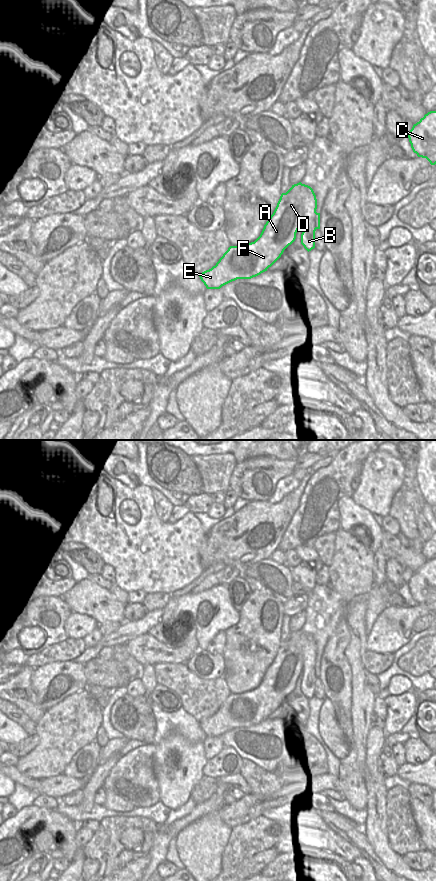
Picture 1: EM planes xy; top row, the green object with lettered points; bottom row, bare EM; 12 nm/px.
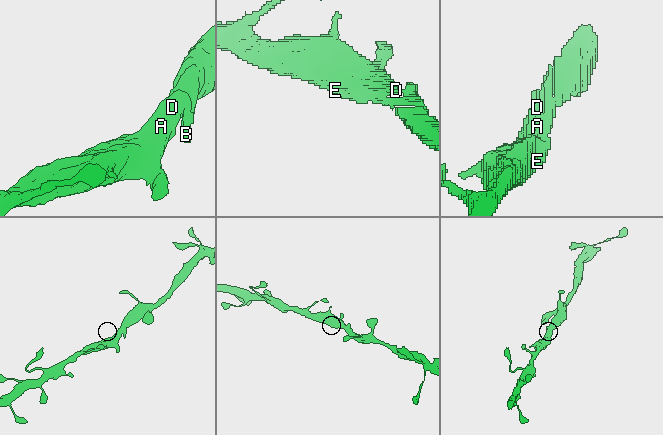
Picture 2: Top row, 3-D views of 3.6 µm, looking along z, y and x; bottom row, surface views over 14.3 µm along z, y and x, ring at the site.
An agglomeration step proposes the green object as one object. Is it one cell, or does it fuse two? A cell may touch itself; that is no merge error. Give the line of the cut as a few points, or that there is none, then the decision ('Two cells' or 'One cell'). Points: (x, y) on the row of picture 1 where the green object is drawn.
No split. One cell.

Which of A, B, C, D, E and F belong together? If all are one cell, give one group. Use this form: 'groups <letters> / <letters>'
groups A B C D E F

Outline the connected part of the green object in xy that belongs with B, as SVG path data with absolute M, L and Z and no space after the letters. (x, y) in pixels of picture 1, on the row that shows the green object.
M301 182L292 185L286 193L281 194L277 206L264 225L260 236L254 242L246 245L230 246L215 266L199 274L201 281L207 289L220 289L222 286L237 279L251 279L260 275L261 273L267 271L267 269L281 257L284 250L295 241L296 233L301 224L303 225L301 244L308 252L311 251L315 248L315 231L320 229L320 213L317 213L316 209L317 199L313 189Z

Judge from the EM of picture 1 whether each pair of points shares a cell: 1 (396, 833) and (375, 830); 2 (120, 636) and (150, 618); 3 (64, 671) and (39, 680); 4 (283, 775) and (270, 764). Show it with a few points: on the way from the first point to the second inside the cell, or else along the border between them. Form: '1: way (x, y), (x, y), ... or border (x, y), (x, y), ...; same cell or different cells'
1: border (384, 809), (387, 841), (398, 853); different cells
2: way (127, 631), (143, 625); same cell
3: way (58, 677), (55, 680), (45, 680); same cell
4: border (297, 762), (291, 759), (282, 759), (272, 772); different cells

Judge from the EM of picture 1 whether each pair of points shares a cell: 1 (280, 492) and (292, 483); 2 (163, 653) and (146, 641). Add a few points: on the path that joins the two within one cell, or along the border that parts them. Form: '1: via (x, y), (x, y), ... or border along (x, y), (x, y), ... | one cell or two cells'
1: via (283, 489), (289, 484) | one cell
2: via (159, 652), (150, 645) | one cell

